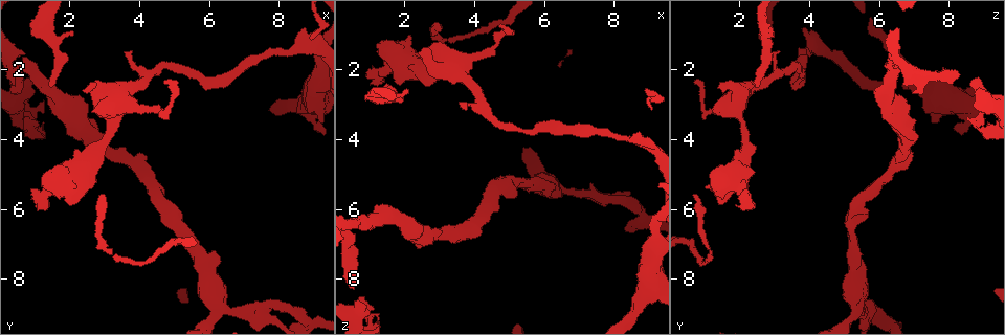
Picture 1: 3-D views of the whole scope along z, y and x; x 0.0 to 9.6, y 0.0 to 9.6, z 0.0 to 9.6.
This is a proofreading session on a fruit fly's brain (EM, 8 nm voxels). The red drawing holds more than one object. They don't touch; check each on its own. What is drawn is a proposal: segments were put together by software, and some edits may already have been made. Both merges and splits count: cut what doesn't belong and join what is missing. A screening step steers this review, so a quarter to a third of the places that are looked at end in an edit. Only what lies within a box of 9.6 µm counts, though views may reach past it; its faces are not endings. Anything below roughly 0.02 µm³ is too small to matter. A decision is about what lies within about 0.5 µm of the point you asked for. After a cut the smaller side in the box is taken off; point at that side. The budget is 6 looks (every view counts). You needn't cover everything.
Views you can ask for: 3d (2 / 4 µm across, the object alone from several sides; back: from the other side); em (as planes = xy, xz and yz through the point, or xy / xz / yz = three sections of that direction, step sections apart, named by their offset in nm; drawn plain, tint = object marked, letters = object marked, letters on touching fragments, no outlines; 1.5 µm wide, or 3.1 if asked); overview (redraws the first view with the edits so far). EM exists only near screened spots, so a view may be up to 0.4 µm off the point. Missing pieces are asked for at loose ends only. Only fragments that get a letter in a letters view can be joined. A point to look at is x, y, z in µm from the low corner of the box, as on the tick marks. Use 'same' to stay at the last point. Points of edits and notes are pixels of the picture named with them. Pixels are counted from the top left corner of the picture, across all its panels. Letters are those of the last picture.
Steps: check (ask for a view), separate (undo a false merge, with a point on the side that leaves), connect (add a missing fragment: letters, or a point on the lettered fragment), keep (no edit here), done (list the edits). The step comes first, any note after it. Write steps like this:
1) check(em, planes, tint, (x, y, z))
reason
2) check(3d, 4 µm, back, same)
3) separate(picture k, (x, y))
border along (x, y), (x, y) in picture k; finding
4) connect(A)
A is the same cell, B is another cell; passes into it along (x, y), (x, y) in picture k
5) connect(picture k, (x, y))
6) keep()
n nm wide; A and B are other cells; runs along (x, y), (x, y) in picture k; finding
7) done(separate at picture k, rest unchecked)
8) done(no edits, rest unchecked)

check(em, yz, step 8, tint, (1.50, 2.50, 2.45))
branch stops here

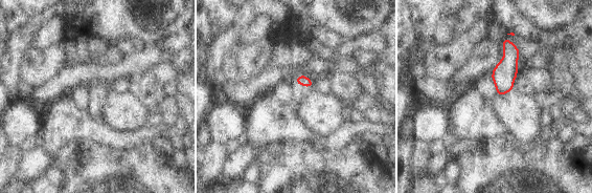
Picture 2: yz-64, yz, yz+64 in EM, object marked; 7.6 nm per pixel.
check(em, yz, step 8, letters, same)

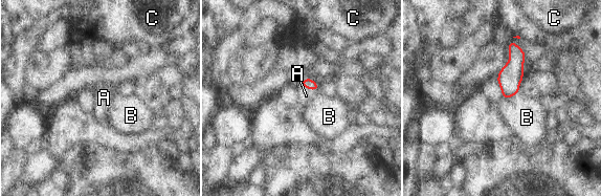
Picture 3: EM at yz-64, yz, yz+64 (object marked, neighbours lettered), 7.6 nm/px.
connect(picture 3, (306, 95))
A is the same cell, B and C are other cells; passes into it along (307, 83), (309, 88), (306, 95) in picture 3; it goes on there

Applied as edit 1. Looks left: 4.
check(em, yz, step 8, letters, (0.70, 2.25, 8.65))
free end

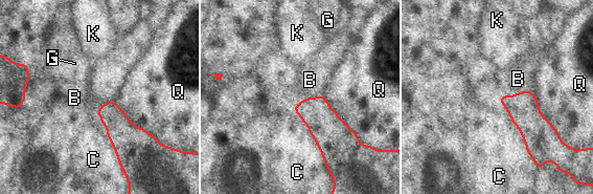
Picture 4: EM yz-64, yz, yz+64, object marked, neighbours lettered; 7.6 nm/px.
keep()
C touches over 500 nm; B, C, G, K and Q are other cells; border along (323, 94), (302, 99), (293, 109) in picture 4; none of them fits

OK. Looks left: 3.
check(em, xz, step 8, tint, (8.75, 0.75, 3.90))
branch stops here

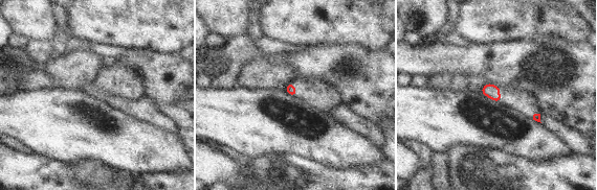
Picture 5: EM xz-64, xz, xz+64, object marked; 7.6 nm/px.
check(em, planes, letters, same)

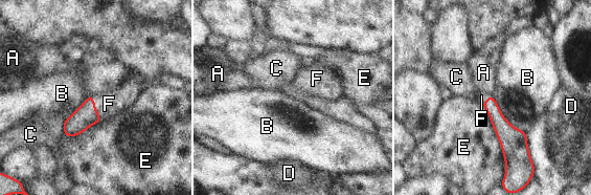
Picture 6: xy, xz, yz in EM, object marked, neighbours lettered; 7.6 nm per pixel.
connect(picture 6, (109, 104))
100 nm wide; F is the same cell, A, B, C, D and E are other cells; passes into it along (86, 115), (94, 107), (109, 104) in picture 6; the cell continues

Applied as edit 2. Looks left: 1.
done(connect at picture 3, connect at picture 6, rest unchecked)

